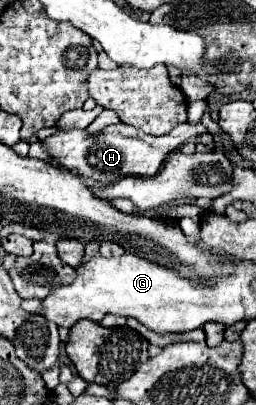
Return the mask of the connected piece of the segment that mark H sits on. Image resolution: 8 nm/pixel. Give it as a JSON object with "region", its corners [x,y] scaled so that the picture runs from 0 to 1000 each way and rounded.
{"region":[[[461,304],[461,309],[414,314],[383,333],[352,333],[336,323],[227,323],[203,338],[188,338],[164,358],[227,407],[297,422],[328,442],[359,442],[375,452],[422,457],[508,432],[555,432],[555,437],[609,432],[641,393],[656,388],[656,378],[734,353],[750,338],[773,338],[797,328],[820,328],[820,323],[789,304],[766,304],[766,309],[703,304],[664,328],[602,338],[602,333],[570,333],[555,319]]]}

